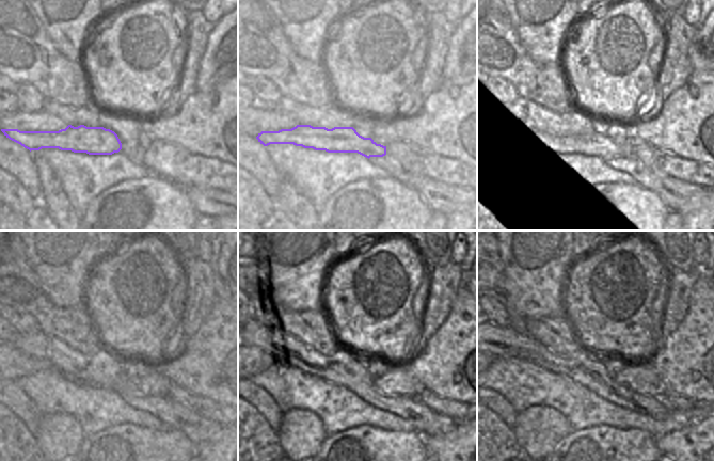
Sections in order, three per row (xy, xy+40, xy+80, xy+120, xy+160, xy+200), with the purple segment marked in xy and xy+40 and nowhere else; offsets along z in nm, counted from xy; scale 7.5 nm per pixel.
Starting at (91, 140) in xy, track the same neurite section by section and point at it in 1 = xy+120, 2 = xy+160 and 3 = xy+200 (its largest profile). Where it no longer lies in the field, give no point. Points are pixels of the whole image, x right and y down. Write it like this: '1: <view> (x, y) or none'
1: xy+120 (155, 383)
2: xy+160 (399, 380)
3: xy+200 (640, 376)

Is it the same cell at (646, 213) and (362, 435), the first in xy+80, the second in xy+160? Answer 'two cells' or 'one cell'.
one cell

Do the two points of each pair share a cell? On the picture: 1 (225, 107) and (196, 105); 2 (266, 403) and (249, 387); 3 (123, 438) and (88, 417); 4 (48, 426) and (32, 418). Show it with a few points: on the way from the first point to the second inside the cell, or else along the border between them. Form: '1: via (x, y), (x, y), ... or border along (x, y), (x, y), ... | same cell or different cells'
1: via (218, 113), (204, 112) | same cell
2: via (262, 400), (253, 392) | same cell
3: border along (130, 423), (118, 423), (85, 436) | different cells
4: border along (43, 413), (34, 434) | different cells

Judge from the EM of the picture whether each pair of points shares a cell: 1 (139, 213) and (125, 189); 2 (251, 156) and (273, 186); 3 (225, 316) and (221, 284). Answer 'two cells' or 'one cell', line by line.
1: one cell
2: one cell
3: two cells

